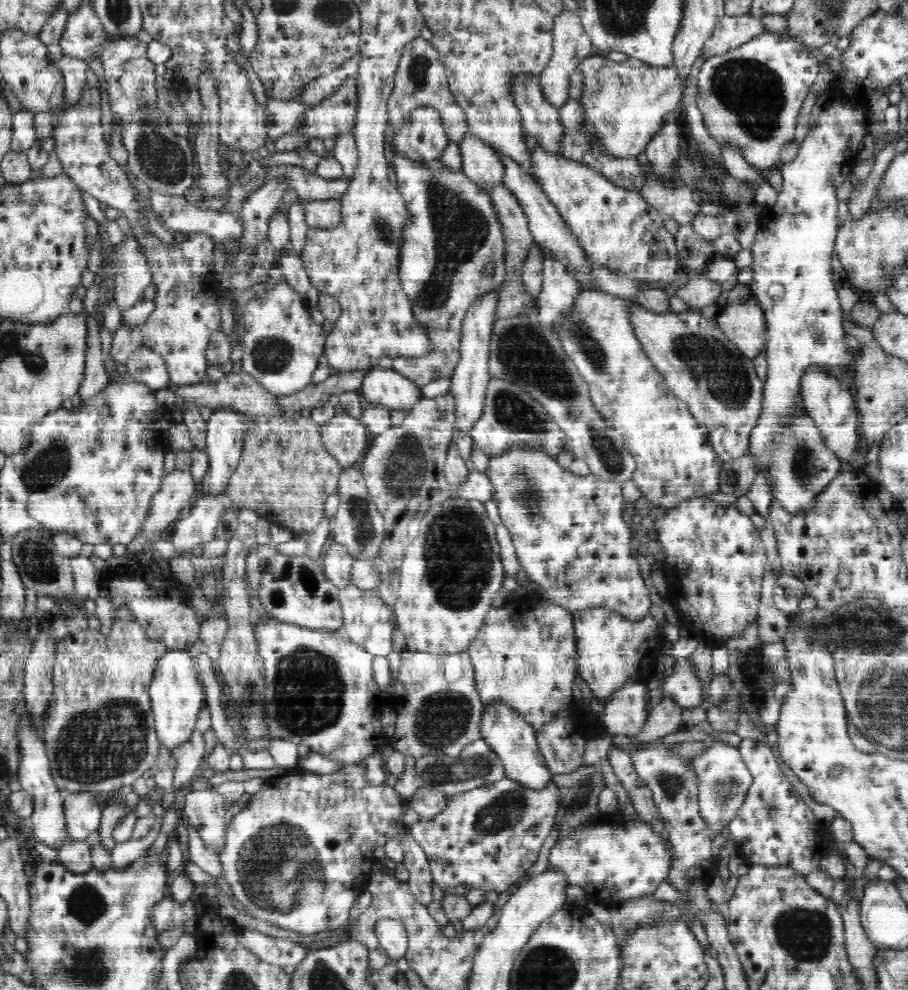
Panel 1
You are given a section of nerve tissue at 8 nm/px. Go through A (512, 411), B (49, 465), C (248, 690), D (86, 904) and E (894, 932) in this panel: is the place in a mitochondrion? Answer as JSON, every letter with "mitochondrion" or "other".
{"A":"mitochondrion","B":"mitochondrion","C":"mitochondrion","D":"mitochondrion","E":"other"}

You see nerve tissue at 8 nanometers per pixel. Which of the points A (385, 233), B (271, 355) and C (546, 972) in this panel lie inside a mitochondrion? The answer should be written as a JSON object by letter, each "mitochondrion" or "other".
{"A":"mitochondrion","B":"mitochondrion","C":"mitochondrion"}

